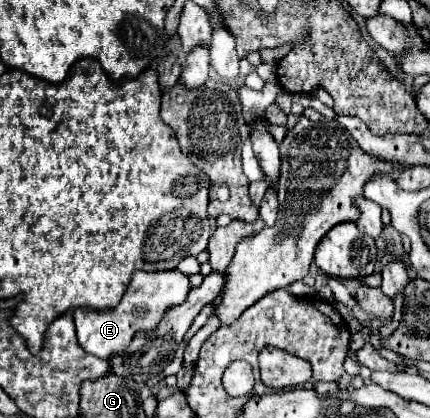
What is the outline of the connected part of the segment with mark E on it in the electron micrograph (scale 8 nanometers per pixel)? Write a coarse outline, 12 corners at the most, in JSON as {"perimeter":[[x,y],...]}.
{"perimeter":[[179,269],[135,271],[115,309],[75,309],[85,353],[109,359],[157,327],[191,285]]}

